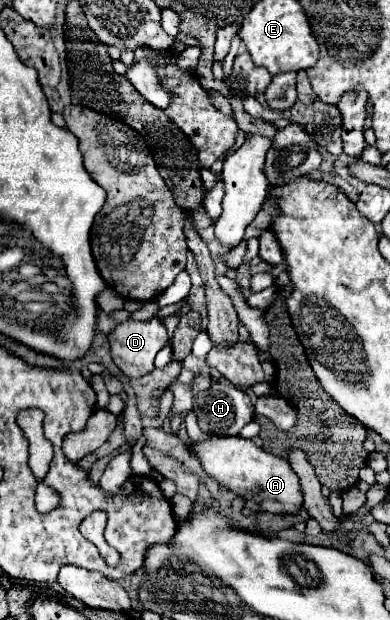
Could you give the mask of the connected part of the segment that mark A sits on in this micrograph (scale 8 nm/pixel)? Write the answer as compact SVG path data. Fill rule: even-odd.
M210 437L200 443L188 445L204 467L204 471L222 487L244 499L254 499L264 511L270 513L296 513L302 507L302 489L298 475L282 457L266 453L256 447L252 439L244 437Z

